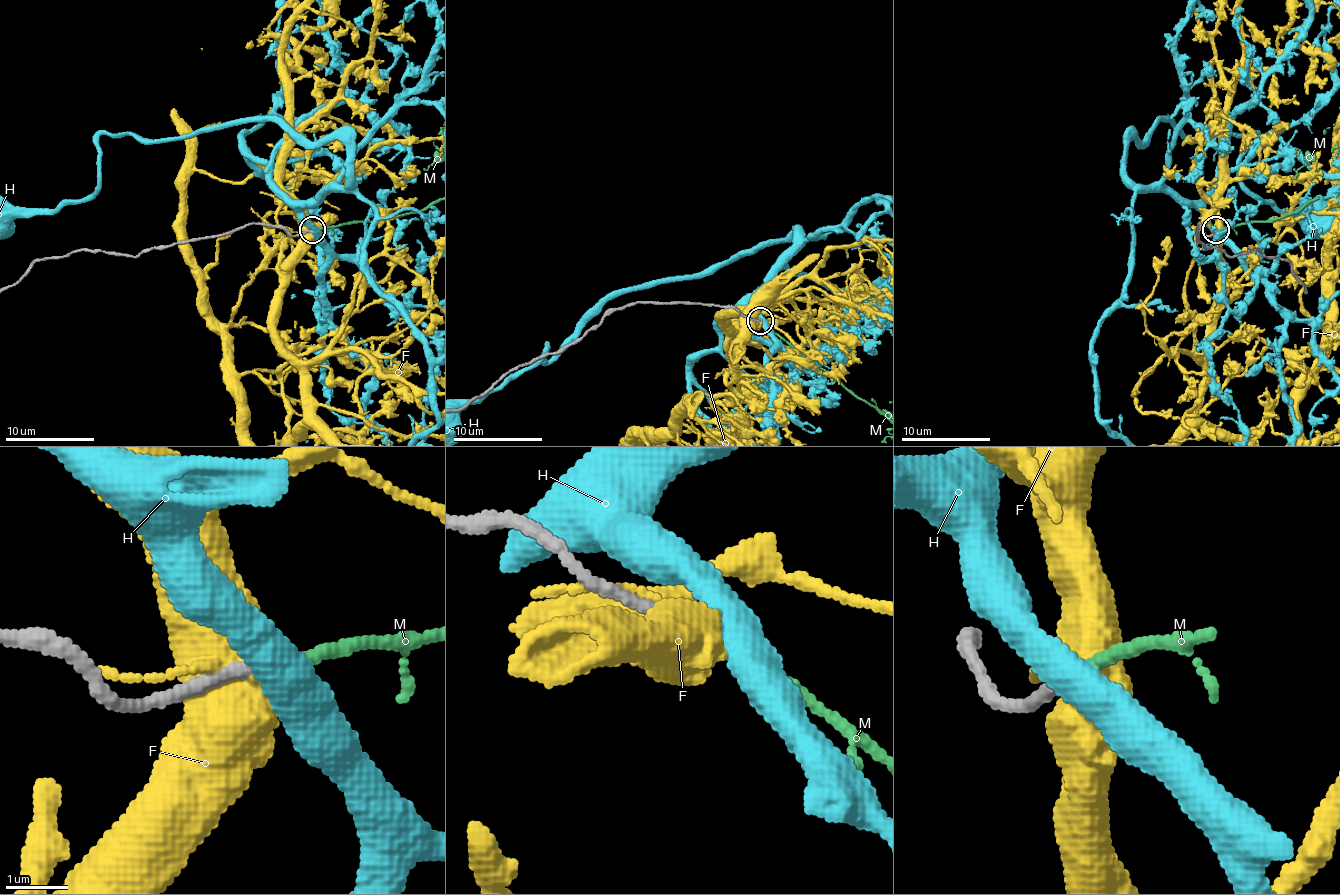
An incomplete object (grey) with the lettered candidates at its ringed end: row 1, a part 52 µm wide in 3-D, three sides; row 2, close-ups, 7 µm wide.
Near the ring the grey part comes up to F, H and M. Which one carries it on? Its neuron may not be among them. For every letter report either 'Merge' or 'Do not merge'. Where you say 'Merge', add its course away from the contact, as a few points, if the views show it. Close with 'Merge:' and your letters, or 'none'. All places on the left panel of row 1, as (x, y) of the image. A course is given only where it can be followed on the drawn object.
F: Do not merge
H: Do not merge
M: Do not merge
Merge: none

